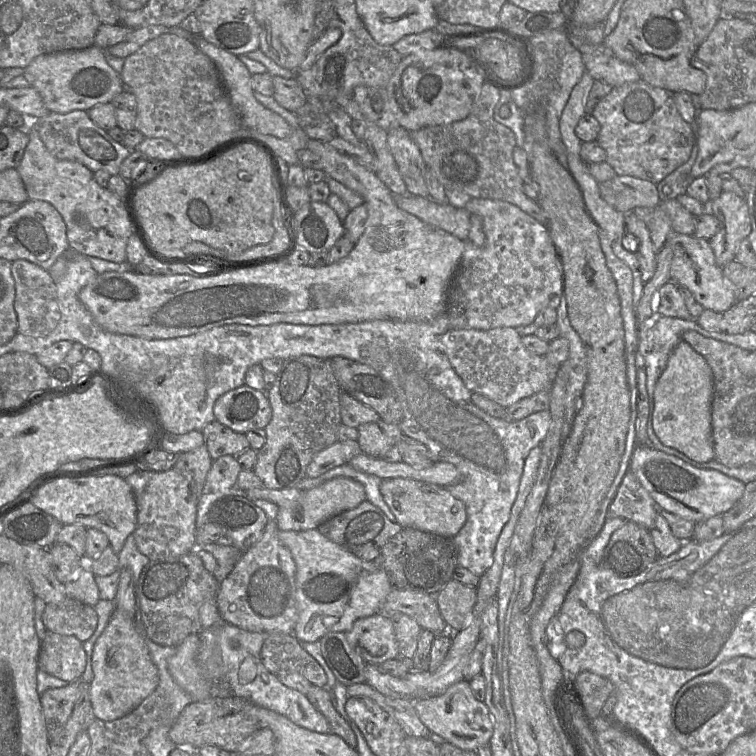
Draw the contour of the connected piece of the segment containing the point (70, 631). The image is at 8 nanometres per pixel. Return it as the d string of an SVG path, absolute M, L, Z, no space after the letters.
M73 598L46 605L42 615L48 631L61 635L72 635L85 642L95 632L98 616L94 607Z

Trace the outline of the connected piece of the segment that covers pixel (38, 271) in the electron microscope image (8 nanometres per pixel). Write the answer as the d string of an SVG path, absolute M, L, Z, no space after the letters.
M27 260L13 261L11 273L15 282L14 309L17 315L17 332L34 338L47 336L56 328L61 318L56 284L48 271Z

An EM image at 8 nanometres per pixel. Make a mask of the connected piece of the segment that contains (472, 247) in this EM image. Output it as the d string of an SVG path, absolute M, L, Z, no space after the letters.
M471 198L464 208L481 217L486 243L478 247L469 239L464 240L464 252L448 291L445 314L450 329L517 328L533 323L537 314L546 307L557 310L564 292L563 268L547 226L503 200Z

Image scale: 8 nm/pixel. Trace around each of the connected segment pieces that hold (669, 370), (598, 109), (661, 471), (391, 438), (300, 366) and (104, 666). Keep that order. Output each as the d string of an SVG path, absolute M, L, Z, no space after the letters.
M680 341L655 385L652 426L659 440L696 462L714 459L711 425L713 395L711 367L687 342Z
M642 79L613 87L611 92L598 102L592 115L600 123L597 142L606 151L606 162L620 176L633 176L657 184L689 159L695 143L692 126L681 117L673 93L653 87Z
M636 445L629 470L650 494L659 510L668 511L695 524L728 511L742 497L746 486L740 480L717 470L696 468L650 445Z
M381 419L363 424L357 430L362 452L376 458L382 458L403 436L398 425L385 423Z
M301 355L283 360L275 376L273 386L266 393L272 418L265 427L266 441L257 451L253 471L265 488L295 488L306 477L306 468L314 455L338 441L342 390L327 360L314 356Z
M116 609L95 642L92 669L90 699L96 718L104 721L121 718L133 711L159 684L159 671L144 638L138 633L134 621Z

